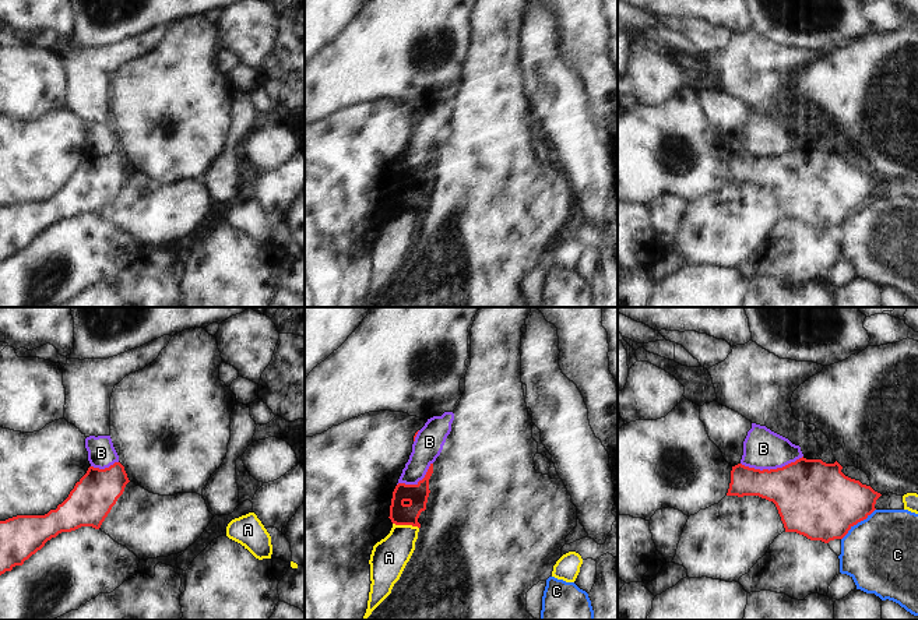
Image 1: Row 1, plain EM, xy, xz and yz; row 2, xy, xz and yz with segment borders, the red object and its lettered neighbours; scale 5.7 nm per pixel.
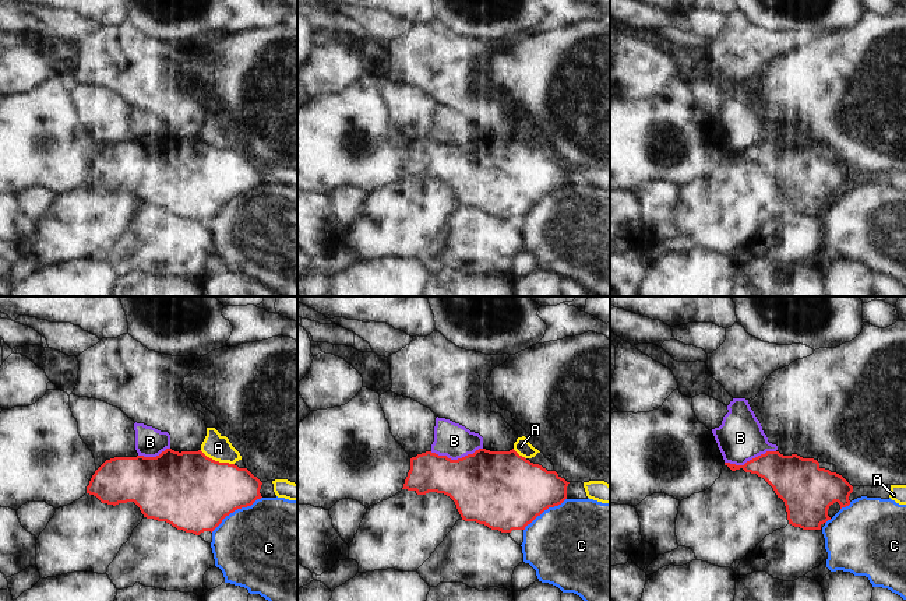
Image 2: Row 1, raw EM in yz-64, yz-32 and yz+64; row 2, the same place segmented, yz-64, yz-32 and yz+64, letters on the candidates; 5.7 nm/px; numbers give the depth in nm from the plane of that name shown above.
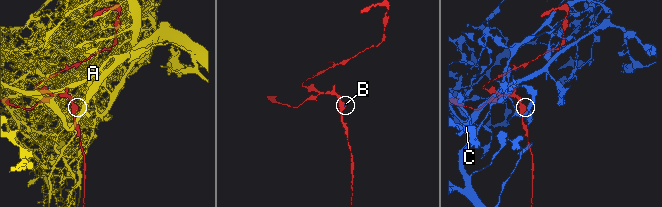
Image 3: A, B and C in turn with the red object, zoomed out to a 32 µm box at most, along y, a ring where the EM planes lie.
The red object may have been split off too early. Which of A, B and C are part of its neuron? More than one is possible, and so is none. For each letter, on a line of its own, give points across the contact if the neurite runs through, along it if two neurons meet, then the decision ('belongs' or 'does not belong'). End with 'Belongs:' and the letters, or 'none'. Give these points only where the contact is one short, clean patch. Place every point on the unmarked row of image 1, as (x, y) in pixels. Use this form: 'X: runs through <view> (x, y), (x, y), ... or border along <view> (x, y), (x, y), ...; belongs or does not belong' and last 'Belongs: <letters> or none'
A: does not belong
B: border along yz (802, 143), (781, 154), (769, 157), (755, 157), (741, 151); does not belong
C: does not belong
Belongs: none

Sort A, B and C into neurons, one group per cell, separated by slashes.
A B / C

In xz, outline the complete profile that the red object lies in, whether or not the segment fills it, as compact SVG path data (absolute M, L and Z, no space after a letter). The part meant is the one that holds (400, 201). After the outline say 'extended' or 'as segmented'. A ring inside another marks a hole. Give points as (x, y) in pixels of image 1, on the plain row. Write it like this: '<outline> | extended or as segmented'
M430 151L425 165L416 172L398 170L393 179L390 207L395 212L412 212L421 215L418 205L426 197L429 184L429 166L433 161Z | as segmented

